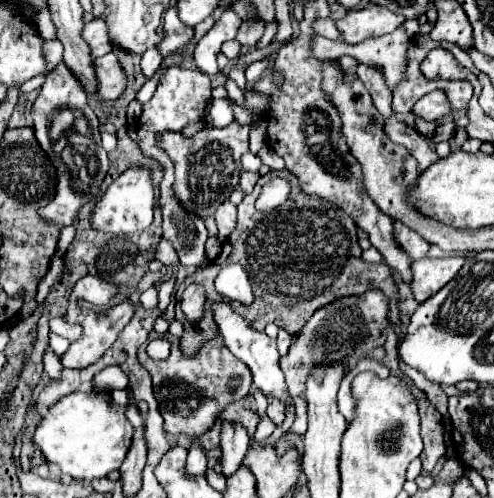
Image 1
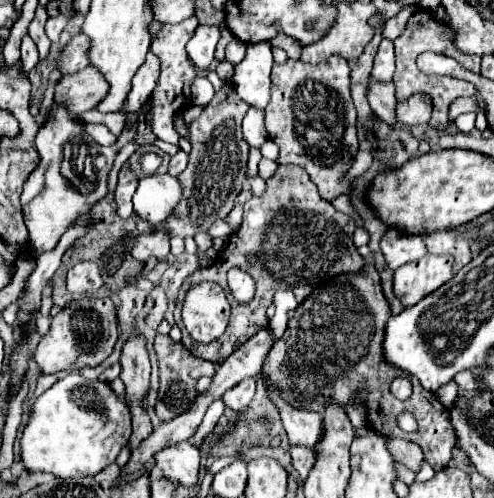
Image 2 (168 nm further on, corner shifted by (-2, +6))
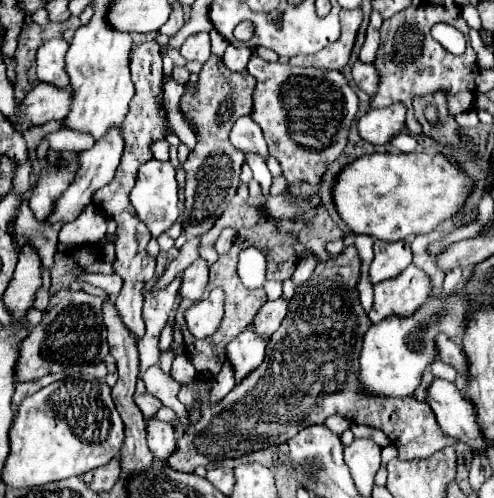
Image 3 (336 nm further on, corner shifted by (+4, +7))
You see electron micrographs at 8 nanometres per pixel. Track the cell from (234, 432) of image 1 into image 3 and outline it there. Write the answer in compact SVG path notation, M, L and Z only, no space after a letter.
M250 324L244 332L240 332L226 346L228 358L232 360L232 366L234 366L234 372L236 372L236 382L240 382L254 368L258 368L258 364L262 364L264 350L266 350L268 342L270 342L270 338L256 334L252 330L252 324Z

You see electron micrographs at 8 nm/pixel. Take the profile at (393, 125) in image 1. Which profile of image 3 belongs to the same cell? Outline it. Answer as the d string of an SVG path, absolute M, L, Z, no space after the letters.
M356 60L352 66L352 78L358 84L360 90L364 90L368 96L374 96L378 90L378 74L372 64L364 64L362 60Z

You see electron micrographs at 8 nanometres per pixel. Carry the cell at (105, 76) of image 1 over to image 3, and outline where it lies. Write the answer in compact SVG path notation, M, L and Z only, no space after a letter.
M36 84L18 106L18 114L12 120L16 132L26 132L34 126L42 126L50 120L62 120L68 114L70 90L60 90L52 84Z

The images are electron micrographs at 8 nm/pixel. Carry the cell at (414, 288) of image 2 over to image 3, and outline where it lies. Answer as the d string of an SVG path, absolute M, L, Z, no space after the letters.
M410 264L400 276L374 286L374 306L368 312L370 322L380 322L388 316L410 316L426 302L430 292L428 276Z

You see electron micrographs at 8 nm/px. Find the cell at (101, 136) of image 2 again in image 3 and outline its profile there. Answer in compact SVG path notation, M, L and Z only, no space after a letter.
M64 128L64 130L58 130L58 132L52 132L46 136L48 140L48 148L50 152L54 154L64 154L64 152L70 152L70 154L76 154L80 150L86 150L86 148L92 148L92 136L90 134L84 134L84 132L74 132L70 128Z

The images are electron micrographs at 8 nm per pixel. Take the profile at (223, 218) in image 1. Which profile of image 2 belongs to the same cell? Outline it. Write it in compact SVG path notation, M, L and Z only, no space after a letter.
M220 219L220 221L214 221L214 225L210 227L208 233L210 233L212 239L216 239L216 237L228 237L232 233L232 229L230 229L226 219Z

